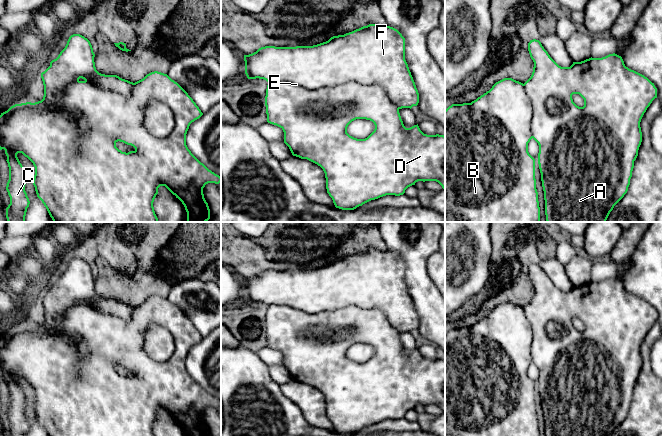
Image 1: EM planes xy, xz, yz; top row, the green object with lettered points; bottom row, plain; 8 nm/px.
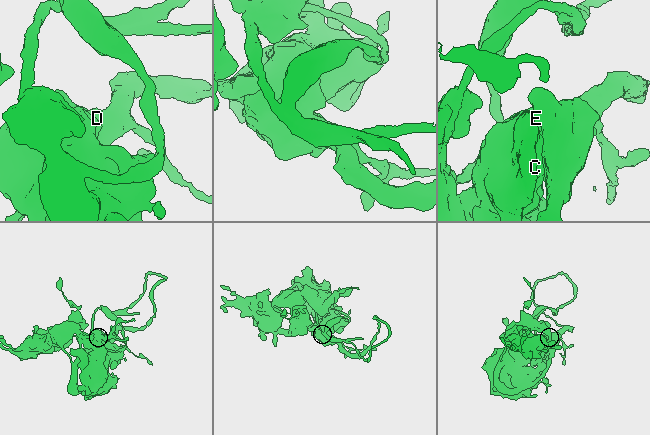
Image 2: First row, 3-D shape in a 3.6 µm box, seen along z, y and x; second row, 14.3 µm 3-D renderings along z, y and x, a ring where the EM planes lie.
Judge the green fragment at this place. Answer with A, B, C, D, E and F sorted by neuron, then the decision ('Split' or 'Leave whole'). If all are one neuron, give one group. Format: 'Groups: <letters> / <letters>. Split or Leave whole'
Groups: A B C D E F. Leave whole

